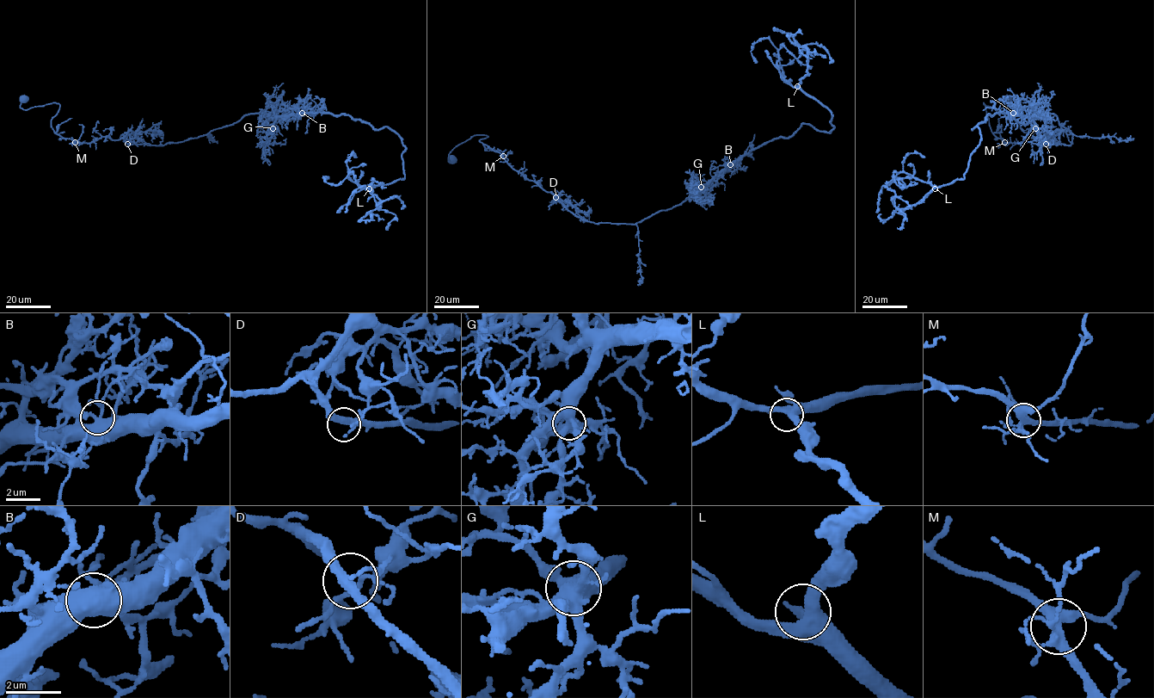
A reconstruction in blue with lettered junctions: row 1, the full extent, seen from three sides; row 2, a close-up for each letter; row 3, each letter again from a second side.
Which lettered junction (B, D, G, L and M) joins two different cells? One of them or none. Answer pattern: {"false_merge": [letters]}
{"false_merge": ["B"]}

